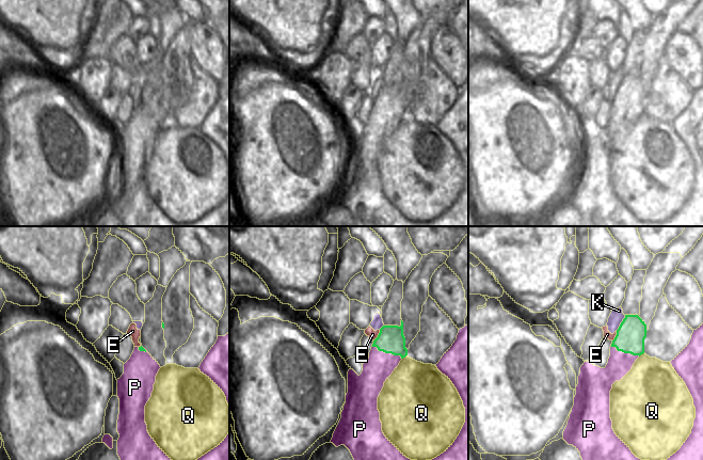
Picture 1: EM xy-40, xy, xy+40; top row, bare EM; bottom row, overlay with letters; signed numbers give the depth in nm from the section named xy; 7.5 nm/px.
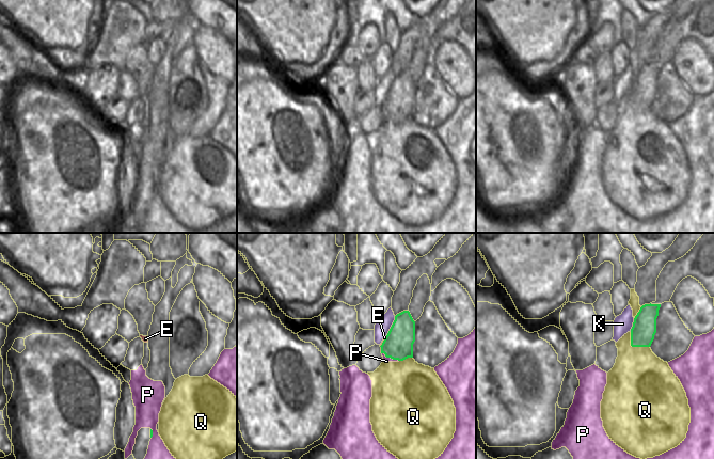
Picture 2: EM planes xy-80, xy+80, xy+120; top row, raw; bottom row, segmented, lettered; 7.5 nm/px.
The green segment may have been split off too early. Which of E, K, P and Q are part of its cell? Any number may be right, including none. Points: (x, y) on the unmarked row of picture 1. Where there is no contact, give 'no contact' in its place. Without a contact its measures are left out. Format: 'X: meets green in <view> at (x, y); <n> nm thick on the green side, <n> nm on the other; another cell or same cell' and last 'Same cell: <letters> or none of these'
E: meets green in xy at (378, 96); 200 nm thick on the green side, 70 nm on the other; another cell
K: meets green in xy+40 at (621, 83); 220 nm thick on the green side, 100 nm on the other; another cell
P: meets green in xy at (387, 113); 200 nm thick on the green side, 200 nm on the other; another cell
Q: meets green in xy at (404, 117); 200 nm thick on the green side, 400 nm on the other; another cell
Same cell: none of these

